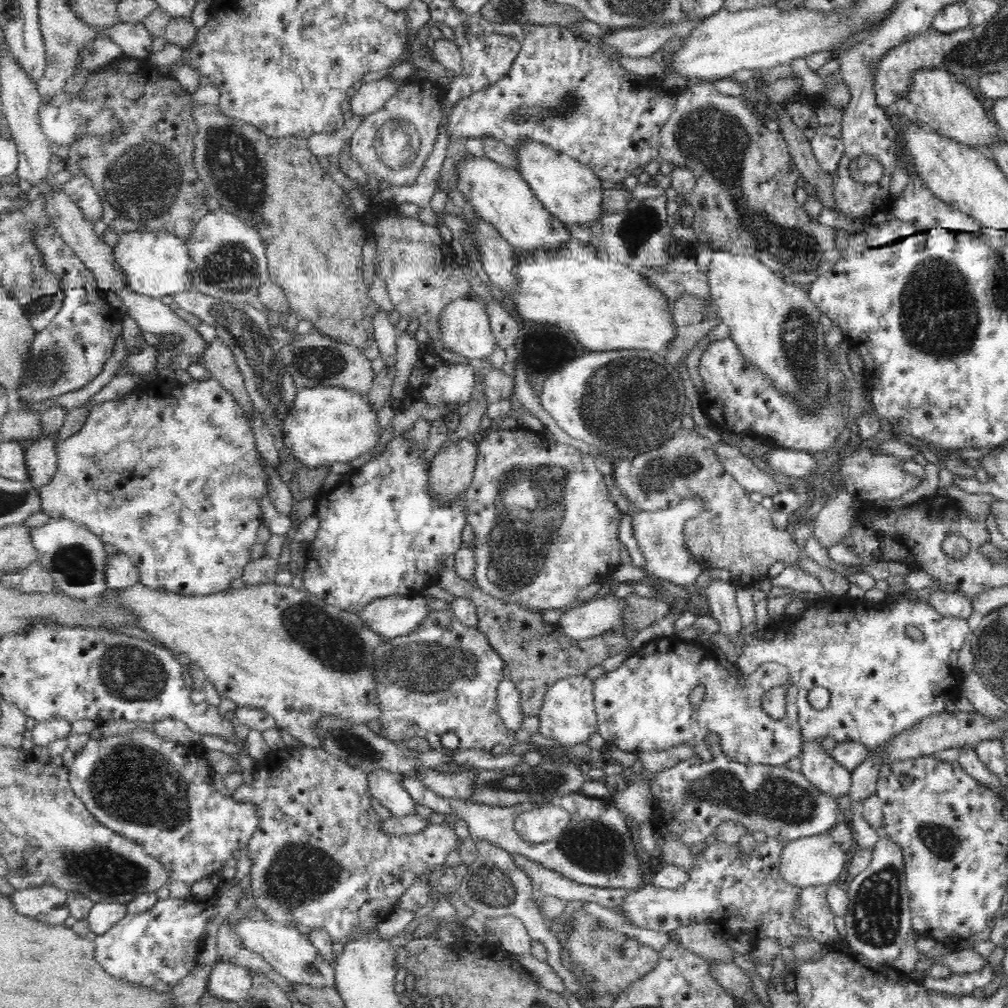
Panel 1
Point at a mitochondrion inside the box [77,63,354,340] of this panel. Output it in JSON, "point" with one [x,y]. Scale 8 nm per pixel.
{"point":[142,182]}

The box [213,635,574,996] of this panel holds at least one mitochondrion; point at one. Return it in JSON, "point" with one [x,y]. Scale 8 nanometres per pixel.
{"point":[298,875]}

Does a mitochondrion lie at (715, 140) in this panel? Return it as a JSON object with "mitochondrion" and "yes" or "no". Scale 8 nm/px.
{"mitochondrion":"yes"}

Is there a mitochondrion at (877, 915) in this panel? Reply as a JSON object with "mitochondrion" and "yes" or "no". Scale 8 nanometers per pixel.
{"mitochondrion":"yes"}

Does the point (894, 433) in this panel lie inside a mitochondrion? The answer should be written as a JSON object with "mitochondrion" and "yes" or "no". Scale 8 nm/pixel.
{"mitochondrion":"no"}

